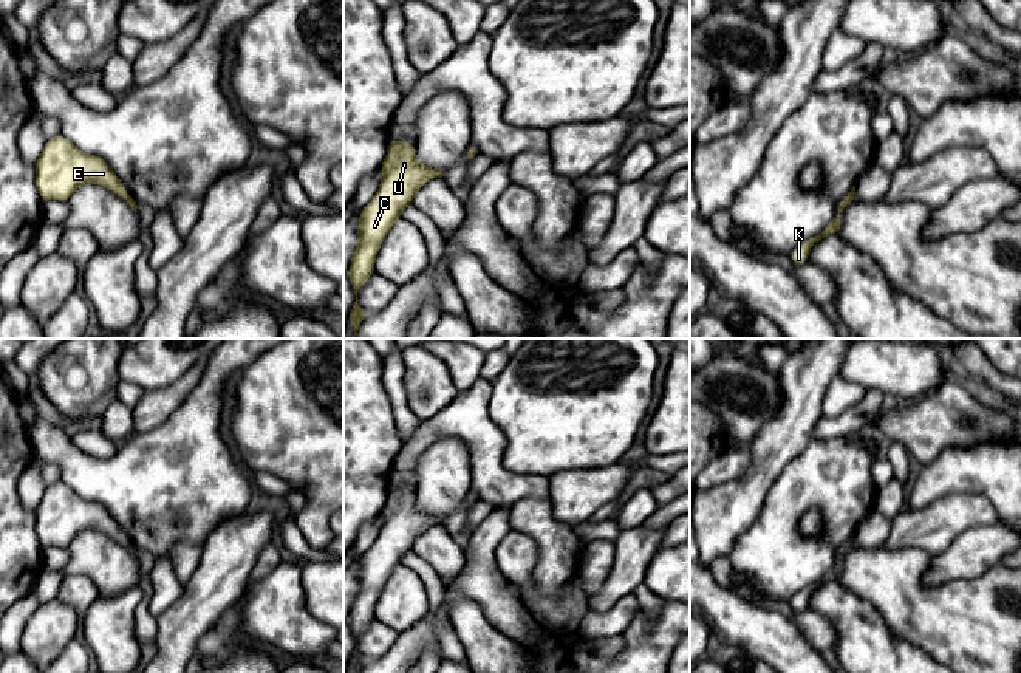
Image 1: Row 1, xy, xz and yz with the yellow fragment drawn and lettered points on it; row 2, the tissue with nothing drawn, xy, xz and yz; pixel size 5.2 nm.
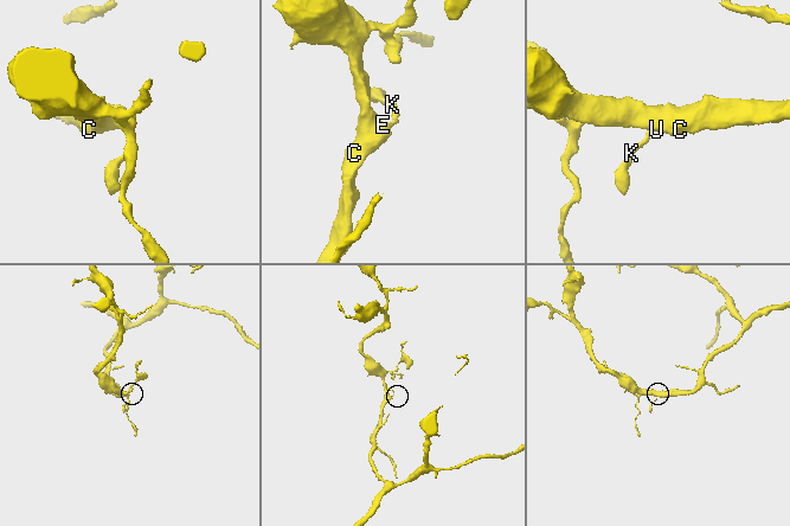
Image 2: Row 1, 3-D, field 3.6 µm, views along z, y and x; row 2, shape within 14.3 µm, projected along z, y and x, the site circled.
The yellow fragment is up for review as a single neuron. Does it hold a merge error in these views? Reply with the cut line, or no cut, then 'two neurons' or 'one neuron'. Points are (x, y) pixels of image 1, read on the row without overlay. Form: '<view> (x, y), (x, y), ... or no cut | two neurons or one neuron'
no cut | one neuron

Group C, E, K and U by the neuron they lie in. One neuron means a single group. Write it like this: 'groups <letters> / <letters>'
groups C E K U

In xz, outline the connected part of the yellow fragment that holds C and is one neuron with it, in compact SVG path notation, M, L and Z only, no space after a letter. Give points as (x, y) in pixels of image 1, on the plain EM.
M391 483L381 518L382 528L377 540L359 563L357 593L348 617L356 641L356 648L348 662L353 673L359 673L368 661L359 653L357 639L374 620L374 606L385 580L396 566L402 565L404 554L413 549L424 529L444 523L441 517L418 509L415 490L394 487Z

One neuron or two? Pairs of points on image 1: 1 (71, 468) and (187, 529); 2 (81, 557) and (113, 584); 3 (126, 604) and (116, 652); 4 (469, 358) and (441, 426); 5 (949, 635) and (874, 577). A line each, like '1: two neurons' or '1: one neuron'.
1: one neuron
2: one neuron
3: one neuron
4: two neurons
5: one neuron

